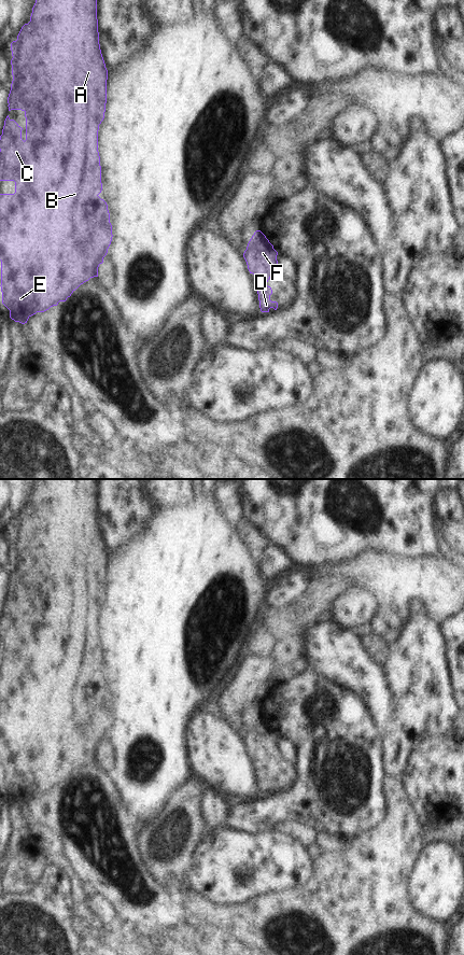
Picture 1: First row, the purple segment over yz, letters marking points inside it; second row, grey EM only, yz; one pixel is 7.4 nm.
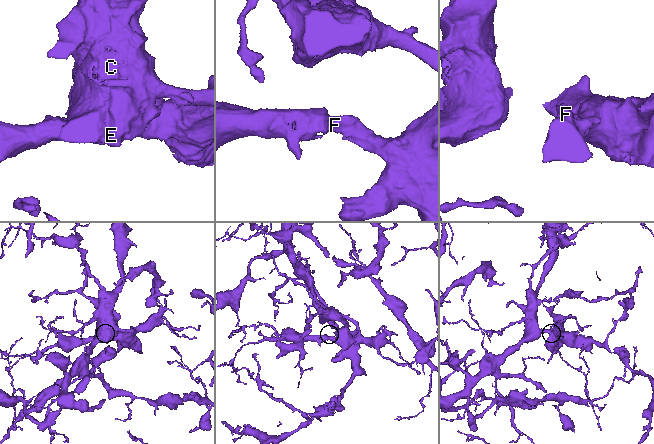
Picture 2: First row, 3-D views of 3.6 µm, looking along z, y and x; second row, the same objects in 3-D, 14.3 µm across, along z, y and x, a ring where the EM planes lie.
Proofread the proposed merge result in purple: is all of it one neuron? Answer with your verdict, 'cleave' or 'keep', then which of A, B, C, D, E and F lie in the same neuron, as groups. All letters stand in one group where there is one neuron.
keep; A B C D E F

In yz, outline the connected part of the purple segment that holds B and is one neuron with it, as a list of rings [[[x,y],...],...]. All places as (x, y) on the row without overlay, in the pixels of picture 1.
[[[36,479],[30,504],[25,506],[17,522],[11,525],[13,563],[8,579],[9,593],[22,592],[26,600],[26,622],[22,621],[23,610],[6,599],[0,618],[0,663],[14,663],[14,676],[0,676],[0,743],[2,786],[10,792],[10,800],[22,806],[37,795],[44,795],[68,780],[84,764],[98,759],[98,749],[112,724],[112,707],[107,685],[98,677],[102,673],[101,648],[98,634],[98,613],[104,601],[107,586],[108,552],[99,526],[97,479]]]

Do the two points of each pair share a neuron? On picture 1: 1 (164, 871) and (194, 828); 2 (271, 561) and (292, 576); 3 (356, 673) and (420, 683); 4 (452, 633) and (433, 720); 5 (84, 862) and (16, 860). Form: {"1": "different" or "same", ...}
{"1": "same", "2": "different", "3": "different", "4": "different", "5": "different"}

